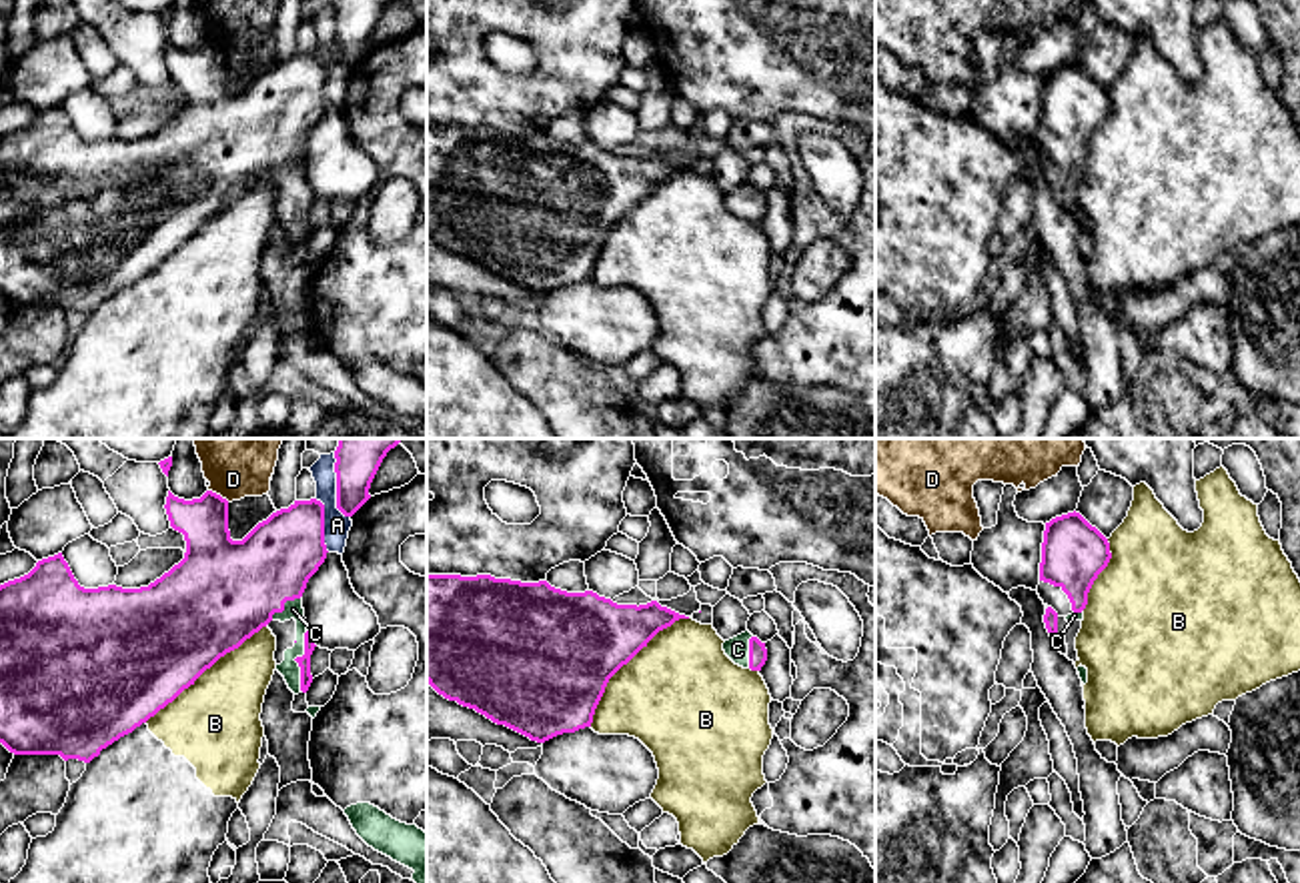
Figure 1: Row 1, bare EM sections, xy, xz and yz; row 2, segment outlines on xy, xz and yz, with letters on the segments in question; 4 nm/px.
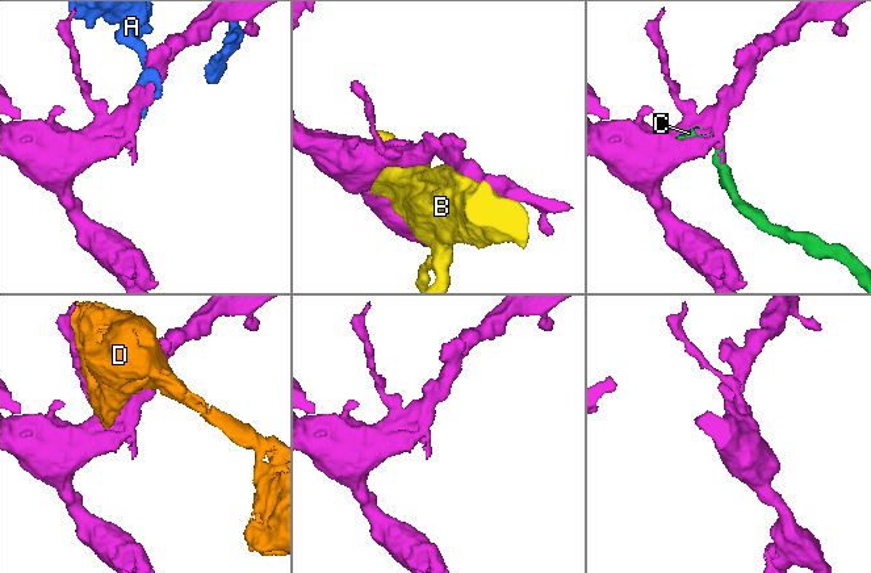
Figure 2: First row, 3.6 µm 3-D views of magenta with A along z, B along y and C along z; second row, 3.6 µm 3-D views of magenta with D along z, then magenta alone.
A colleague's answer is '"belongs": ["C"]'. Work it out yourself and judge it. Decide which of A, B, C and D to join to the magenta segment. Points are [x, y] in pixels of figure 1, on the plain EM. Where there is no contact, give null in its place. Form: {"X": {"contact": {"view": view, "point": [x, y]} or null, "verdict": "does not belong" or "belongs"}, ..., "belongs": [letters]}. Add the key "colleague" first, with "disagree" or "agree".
{"colleague": "agree", "A": {"contact": {"view": "xy", "point": [337, 39]}, "verdict": "does not belong"}, "B": {"contact": {"view": "xz", "point": [625, 215]}, "verdict": "does not belong"}, "C": {"contact": {"view": "xy", "point": [295, 211]}, "verdict": "belongs"}, "D": {"contact": {"view": "xy", "point": [219, 47]}, "verdict": "does not belong"}, "belongs": ["C"]}

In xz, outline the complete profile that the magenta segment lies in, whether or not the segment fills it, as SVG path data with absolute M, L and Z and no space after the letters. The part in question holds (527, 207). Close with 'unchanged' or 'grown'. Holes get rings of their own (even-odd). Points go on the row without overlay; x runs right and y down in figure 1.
M427 124L427 234L445 250L545 294L591 278L609 230L679 170L689 168L657 152L617 156L547 132Z | unchanged

